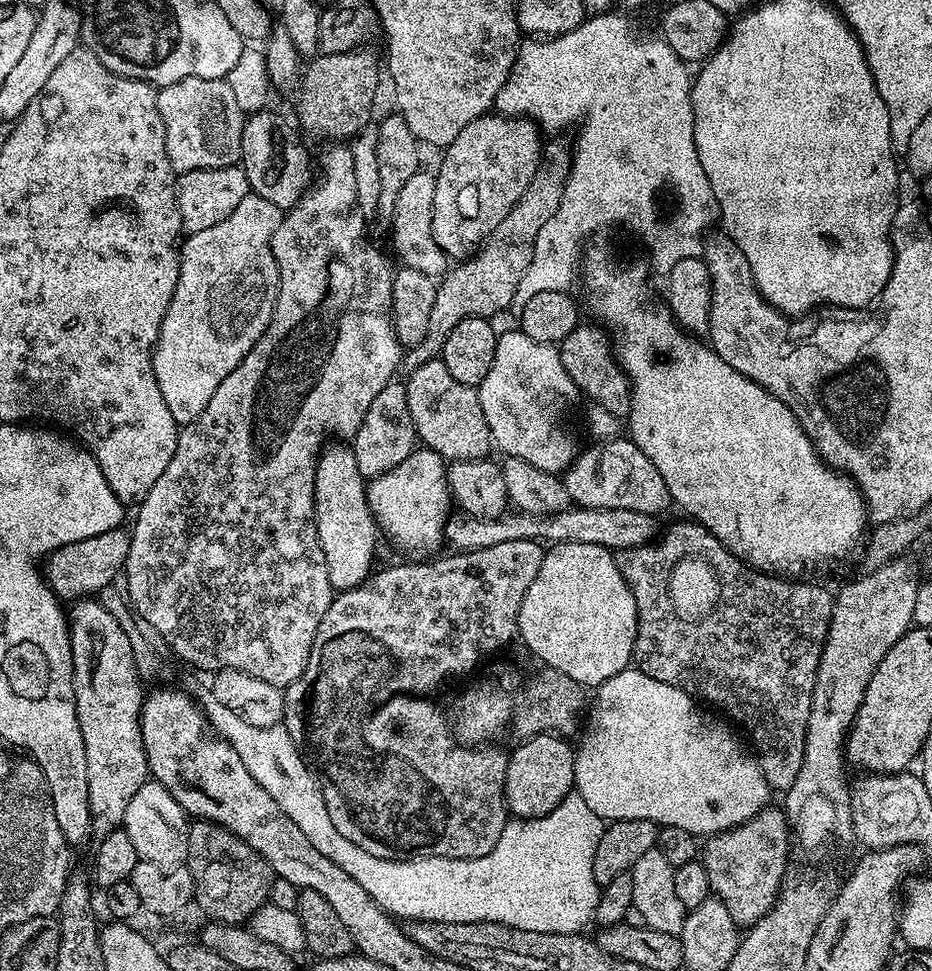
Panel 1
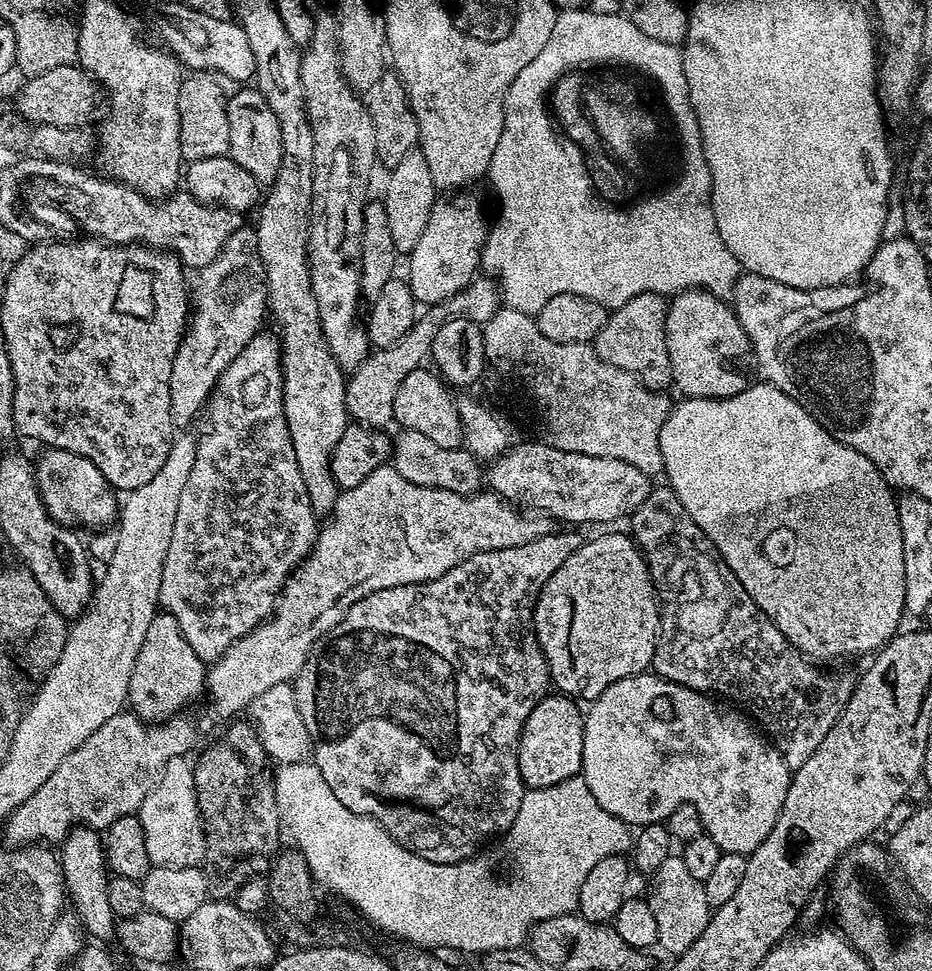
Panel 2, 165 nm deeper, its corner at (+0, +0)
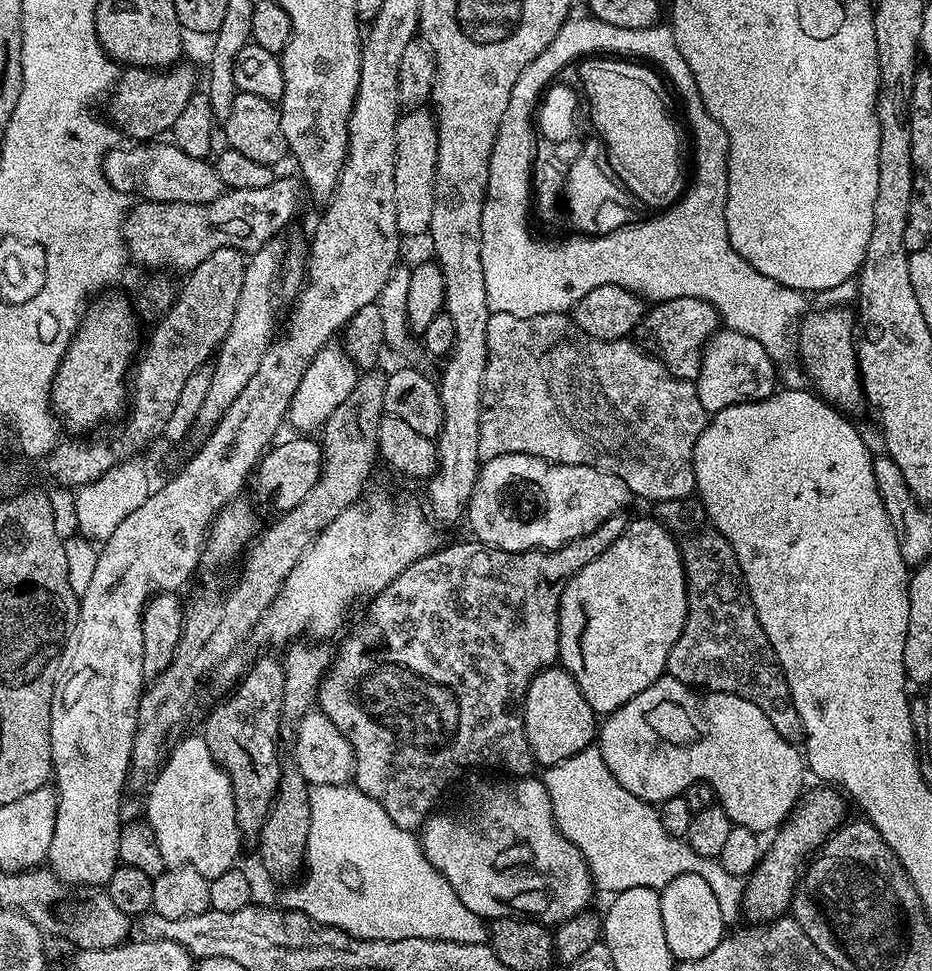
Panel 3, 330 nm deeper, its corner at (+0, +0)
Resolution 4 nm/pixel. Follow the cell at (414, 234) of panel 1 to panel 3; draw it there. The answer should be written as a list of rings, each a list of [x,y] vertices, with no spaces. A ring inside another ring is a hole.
[[[427,107],[414,108],[405,111],[396,124],[396,157],[394,158],[394,210],[401,237],[424,236],[430,226],[430,214],[434,214],[434,186],[436,185],[436,167],[438,166],[438,130],[436,129],[436,117]]]

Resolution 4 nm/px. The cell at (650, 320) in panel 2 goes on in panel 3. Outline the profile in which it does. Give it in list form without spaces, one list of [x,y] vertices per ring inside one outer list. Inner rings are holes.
[[[680,297],[653,303],[644,313],[638,329],[638,340],[680,380],[695,381],[703,362],[705,344],[721,327],[721,319],[715,307],[708,301],[692,297]]]

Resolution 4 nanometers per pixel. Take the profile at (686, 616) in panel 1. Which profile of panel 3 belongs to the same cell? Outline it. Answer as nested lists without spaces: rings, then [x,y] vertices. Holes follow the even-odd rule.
[[[699,499],[662,500],[655,508],[655,519],[667,528],[678,546],[688,587],[688,617],[678,642],[674,642],[674,650],[670,650],[667,675],[697,690],[725,692],[738,698],[746,698],[746,702],[754,702],[754,706],[758,706],[758,710],[762,710],[762,714],[766,714],[766,718],[774,722],[774,730],[778,730],[782,738],[799,741],[804,735],[804,727],[798,718],[798,710],[794,710],[792,705],[788,683],[766,638],[766,630],[762,630],[758,622],[752,600],[744,587],[738,558],[734,558],[730,542],[726,542],[724,535],[710,522]]]

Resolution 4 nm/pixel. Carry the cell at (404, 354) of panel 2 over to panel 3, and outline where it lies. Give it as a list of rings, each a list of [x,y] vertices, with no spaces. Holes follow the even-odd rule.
[[[368,370],[357,379],[354,390],[350,390],[350,398],[346,398],[346,402],[342,402],[342,406],[338,406],[338,410],[334,410],[334,414],[330,414],[330,418],[326,418],[322,429],[324,463],[320,466],[320,480],[314,482],[310,494],[306,494],[306,498],[302,498],[302,502],[298,502],[298,506],[294,506],[288,512],[279,513],[275,517],[276,521],[265,532],[263,529],[249,543],[239,561],[239,564],[241,563],[240,573],[236,576],[236,585],[226,589],[224,596],[220,592],[200,592],[192,601],[187,601],[184,604],[184,625],[182,626],[182,634],[178,638],[178,646],[174,650],[174,658],[170,662],[170,666],[166,666],[166,670],[162,670],[162,674],[155,677],[145,687],[144,695],[140,697],[138,722],[132,747],[131,771],[135,775],[137,772],[140,776],[149,775],[148,777],[151,777],[154,770],[161,767],[166,756],[166,749],[170,744],[168,735],[187,718],[188,711],[191,710],[192,703],[196,700],[196,691],[199,690],[200,683],[207,676],[209,679],[220,667],[221,662],[227,660],[237,651],[236,647],[247,636],[249,639],[256,624],[262,618],[262,614],[266,614],[266,610],[274,602],[278,590],[286,582],[290,570],[298,564],[298,558],[302,558],[302,554],[306,554],[306,550],[312,545],[314,538],[318,538],[318,534],[322,534],[322,530],[326,530],[326,526],[330,526],[330,522],[334,522],[334,518],[338,518],[338,514],[342,514],[342,510],[346,510],[361,499],[362,493],[360,491],[363,490],[364,483],[367,482],[368,475],[372,472],[372,467],[378,464],[380,454],[378,426],[386,414],[384,411],[385,390],[386,376],[383,371],[380,373],[380,370]]]

